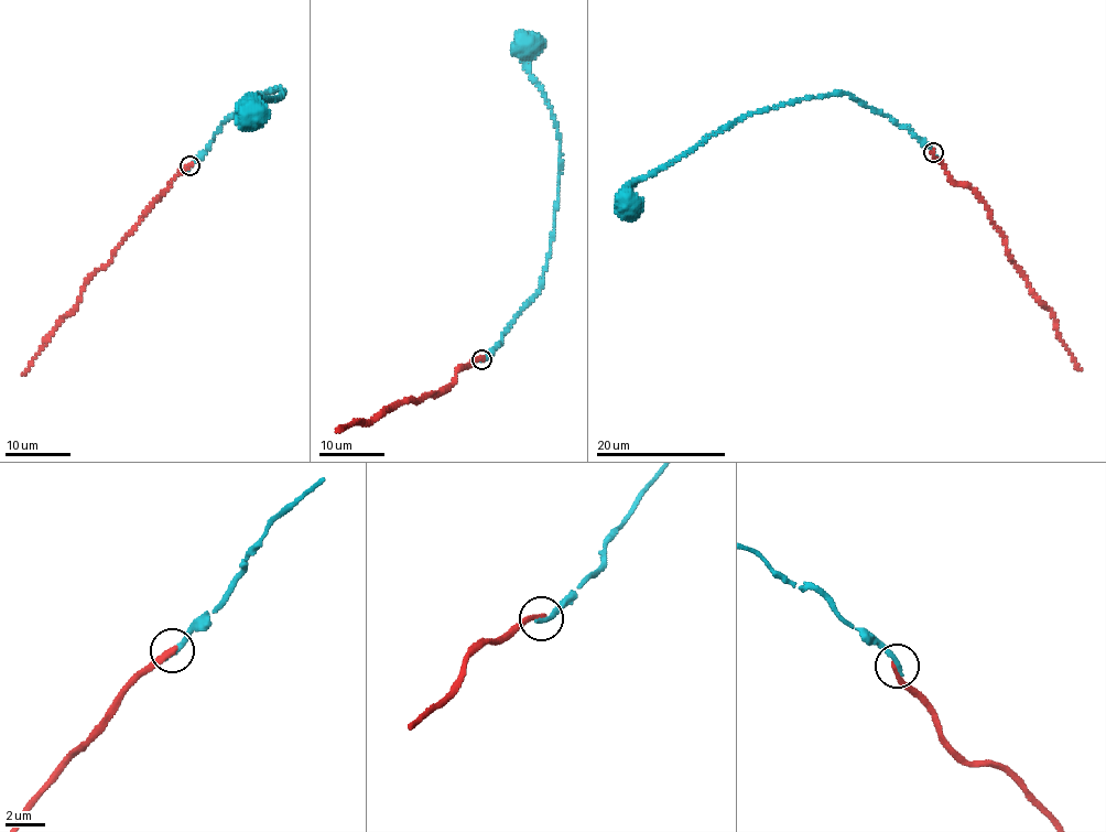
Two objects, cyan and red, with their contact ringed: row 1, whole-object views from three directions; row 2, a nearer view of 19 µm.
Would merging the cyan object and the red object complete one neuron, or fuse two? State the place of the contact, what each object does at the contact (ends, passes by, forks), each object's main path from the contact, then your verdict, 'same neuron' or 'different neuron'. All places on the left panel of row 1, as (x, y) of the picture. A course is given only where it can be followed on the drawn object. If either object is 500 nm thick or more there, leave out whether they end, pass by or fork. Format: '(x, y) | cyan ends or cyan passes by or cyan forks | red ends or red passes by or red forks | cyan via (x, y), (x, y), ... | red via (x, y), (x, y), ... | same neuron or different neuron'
(190, 165) | cyan ends | red ends | cyan via (190, 164), (224, 121), (258, 93), (281, 86), (283, 93), (275, 99), (255, 96), (253, 116) | red via (190, 164), (111, 258), (86, 283), (79, 301), (23, 376) | different neuron

